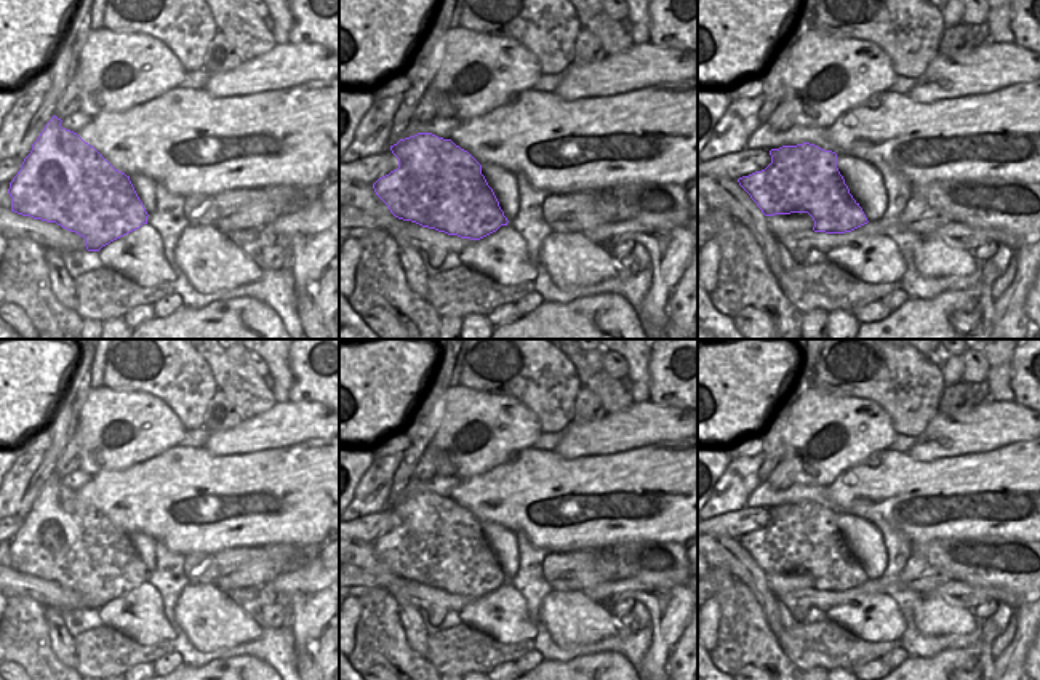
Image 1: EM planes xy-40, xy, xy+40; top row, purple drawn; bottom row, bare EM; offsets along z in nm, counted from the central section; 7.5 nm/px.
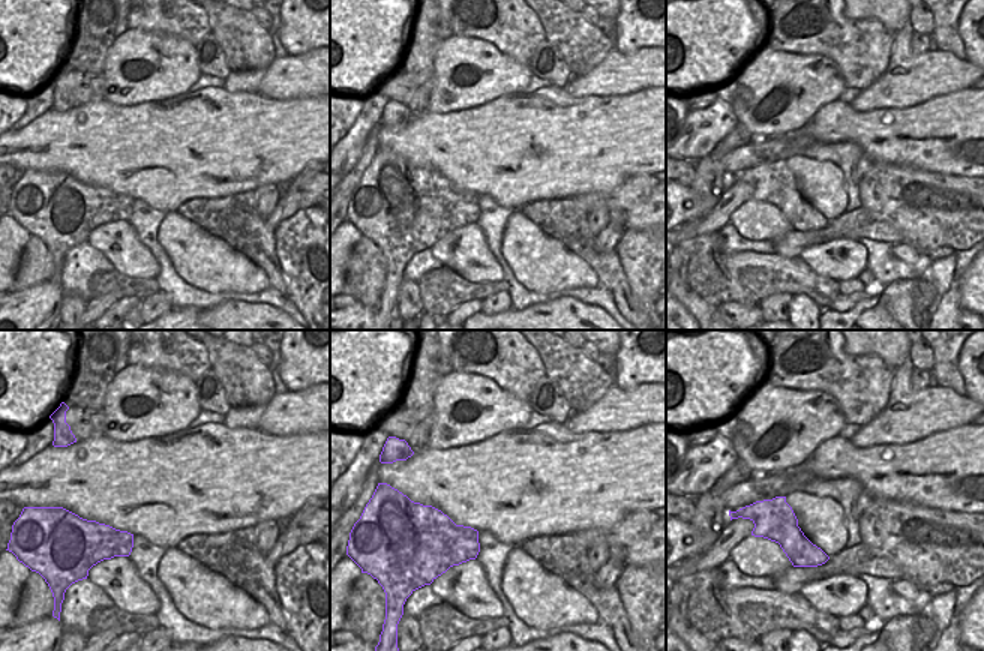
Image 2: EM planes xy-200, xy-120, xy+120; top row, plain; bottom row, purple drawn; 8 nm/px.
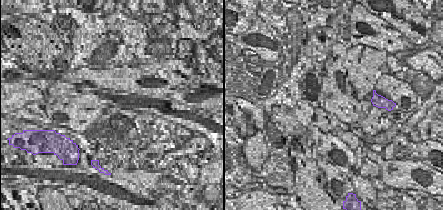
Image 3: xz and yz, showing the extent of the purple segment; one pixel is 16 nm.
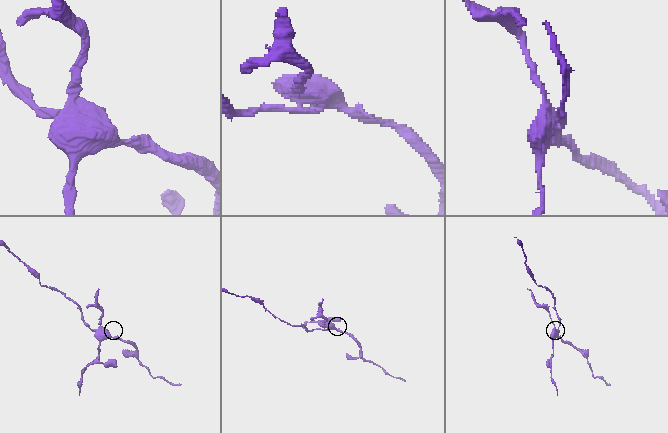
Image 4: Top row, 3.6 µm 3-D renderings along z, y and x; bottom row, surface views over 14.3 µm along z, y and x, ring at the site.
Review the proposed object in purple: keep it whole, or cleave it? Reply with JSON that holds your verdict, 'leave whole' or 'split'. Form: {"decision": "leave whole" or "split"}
{"decision": "split"}

